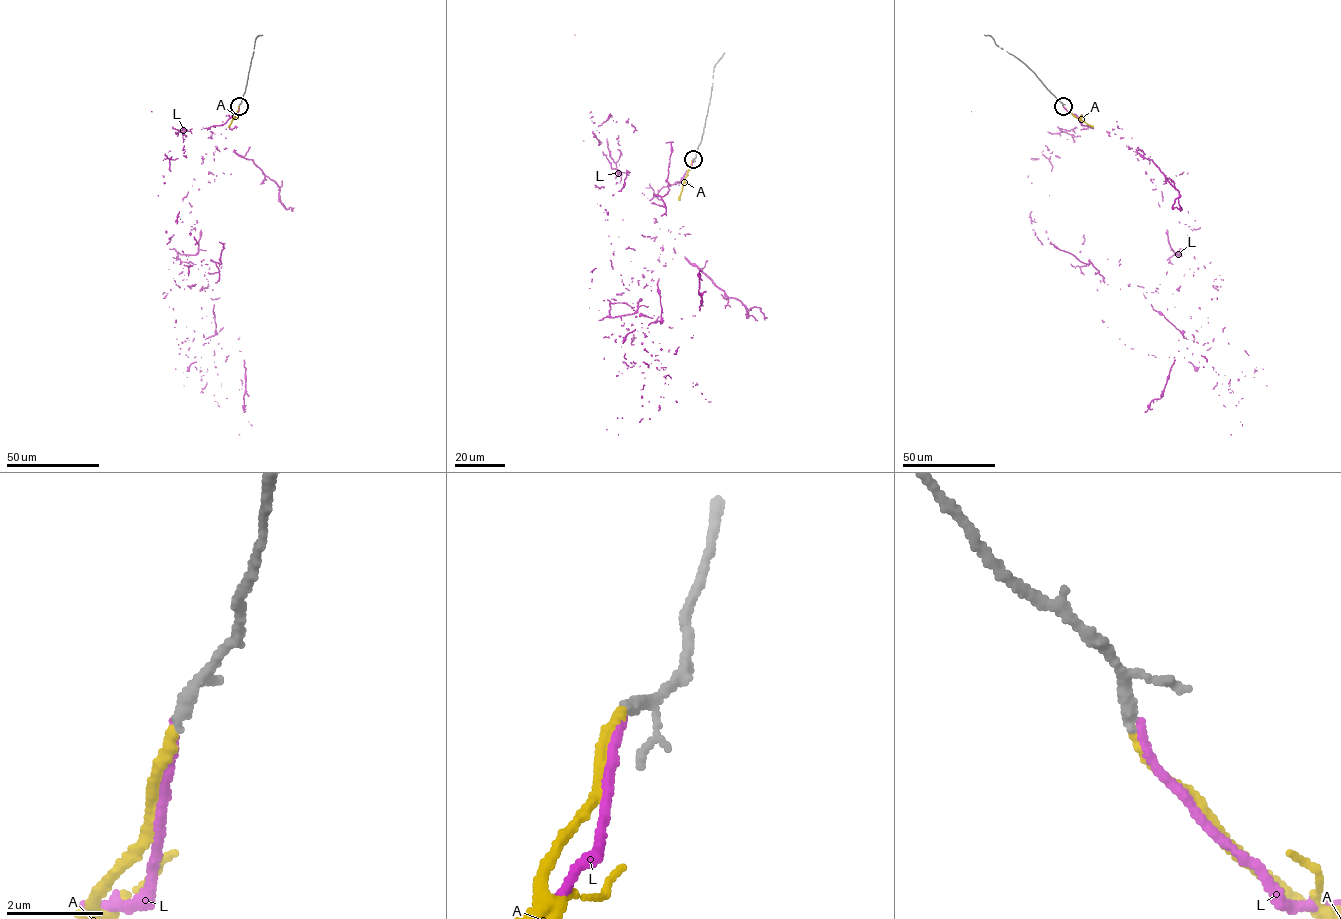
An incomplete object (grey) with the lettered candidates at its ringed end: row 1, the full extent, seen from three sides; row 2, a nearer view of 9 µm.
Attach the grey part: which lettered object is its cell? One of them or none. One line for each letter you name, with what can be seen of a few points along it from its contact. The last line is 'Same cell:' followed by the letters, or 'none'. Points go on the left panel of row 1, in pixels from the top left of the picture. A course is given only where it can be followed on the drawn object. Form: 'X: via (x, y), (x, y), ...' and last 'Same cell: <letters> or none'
A: via (239, 106), (229, 127)
Same cell: A

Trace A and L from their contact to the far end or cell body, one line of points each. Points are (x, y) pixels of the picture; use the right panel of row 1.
A: (1063, 106), (1093, 127)
L: (1063, 105), (1120, 138), (1161, 191), (1179, 254), (1169, 262), (1193, 275), (1151, 306), (1242, 398), (1230, 434)

